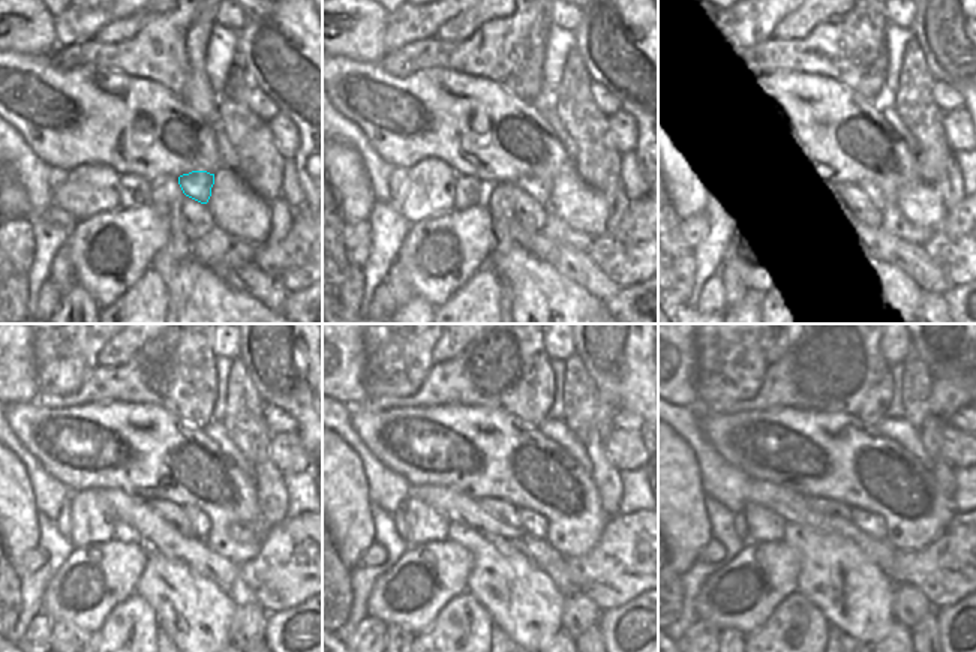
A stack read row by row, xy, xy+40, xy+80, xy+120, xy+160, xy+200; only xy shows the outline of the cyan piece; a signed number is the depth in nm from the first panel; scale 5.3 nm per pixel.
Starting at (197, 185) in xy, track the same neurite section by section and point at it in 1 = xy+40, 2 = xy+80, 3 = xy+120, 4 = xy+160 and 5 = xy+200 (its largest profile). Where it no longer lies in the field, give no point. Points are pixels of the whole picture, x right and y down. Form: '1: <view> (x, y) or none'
1: xy+40 (537, 188)
2: xy+80 (871, 189)
3: xy+120 (198, 520)
4: xy+160 (534, 523)
5: xy+200 (870, 523)

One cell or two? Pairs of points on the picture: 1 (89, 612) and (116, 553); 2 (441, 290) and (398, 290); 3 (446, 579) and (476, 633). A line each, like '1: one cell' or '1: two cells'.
1: one cell
2: two cells
3: two cells

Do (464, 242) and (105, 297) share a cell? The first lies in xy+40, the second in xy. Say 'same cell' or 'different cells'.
same cell

